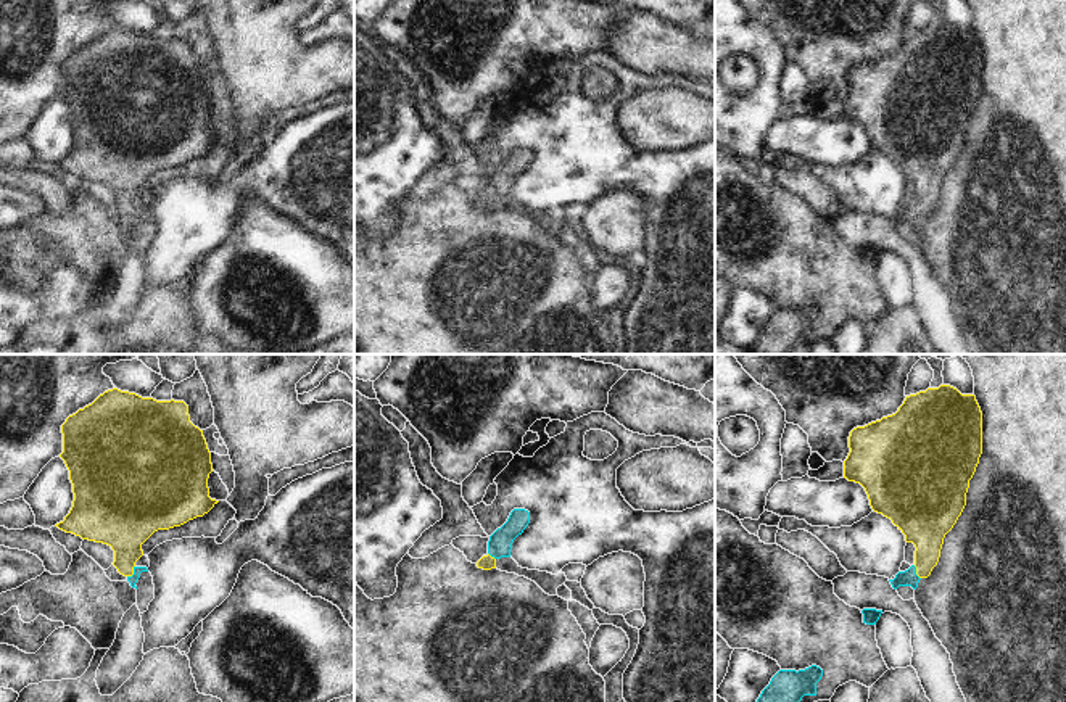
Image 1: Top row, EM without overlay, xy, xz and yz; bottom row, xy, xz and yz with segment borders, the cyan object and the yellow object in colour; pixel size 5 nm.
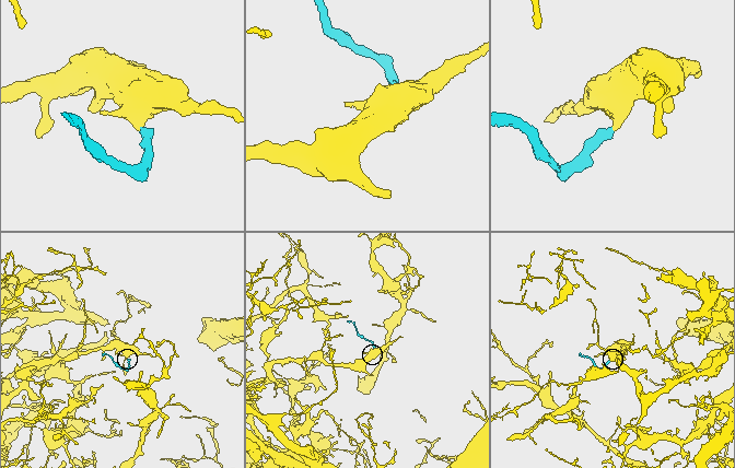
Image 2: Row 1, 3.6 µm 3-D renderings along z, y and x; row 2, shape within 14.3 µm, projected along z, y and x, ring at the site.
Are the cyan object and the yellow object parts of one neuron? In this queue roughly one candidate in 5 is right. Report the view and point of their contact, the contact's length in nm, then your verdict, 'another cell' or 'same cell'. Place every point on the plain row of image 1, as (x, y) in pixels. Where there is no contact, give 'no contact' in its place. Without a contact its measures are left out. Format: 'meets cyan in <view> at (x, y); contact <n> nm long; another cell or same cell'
meets cyan in xy at (134, 211); contact 70 nm long; same cell

